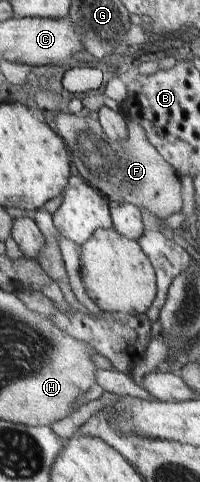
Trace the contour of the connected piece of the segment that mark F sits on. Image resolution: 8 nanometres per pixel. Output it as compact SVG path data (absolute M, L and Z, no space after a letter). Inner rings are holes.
M69 111L60 112L60 115L55 116L54 127L60 137L65 139L72 154L72 162L82 181L87 181L98 191L106 193L111 202L120 201L132 203L137 207L142 206L160 221L179 212L182 203L181 177L174 166L152 145L142 125L124 115L128 123L128 135L118 143L108 137L99 119L66 113Z

